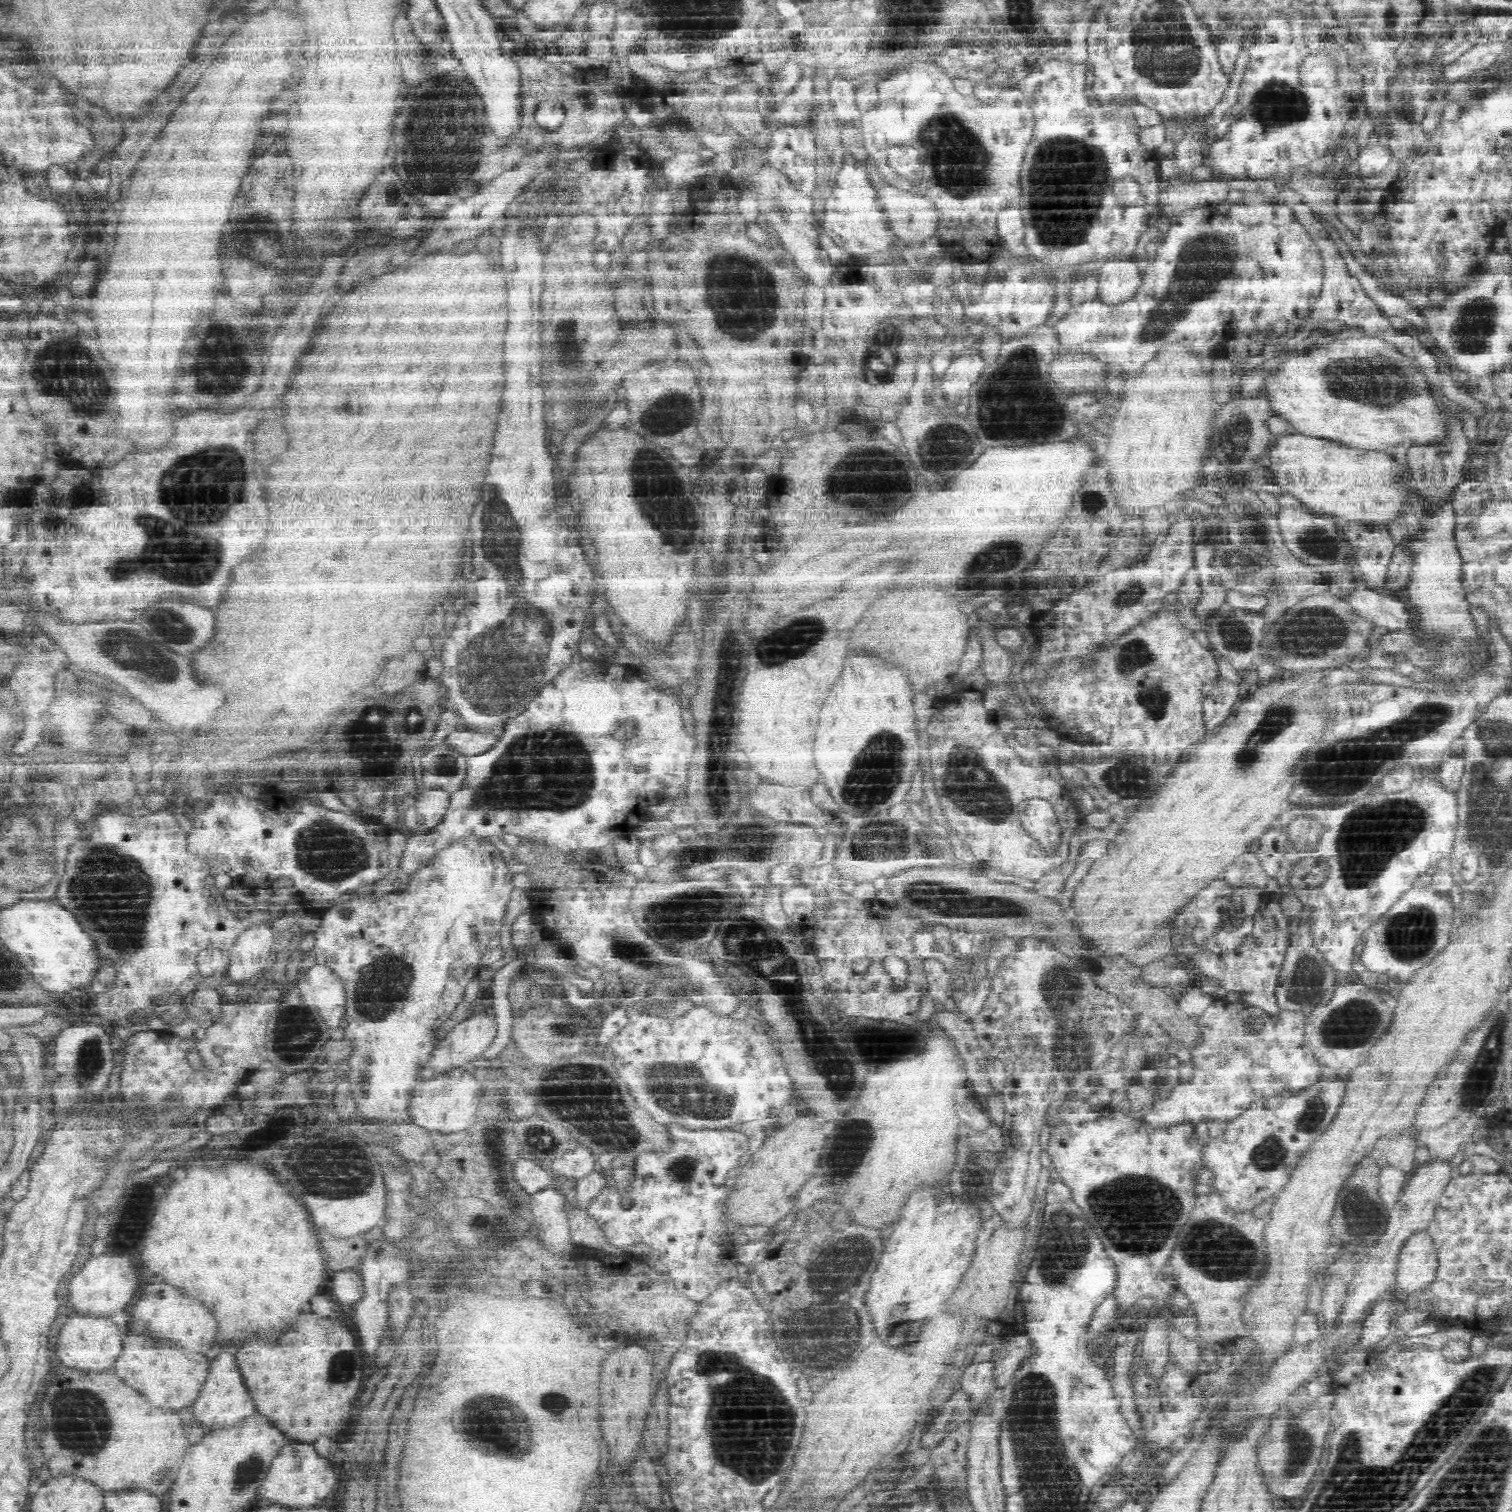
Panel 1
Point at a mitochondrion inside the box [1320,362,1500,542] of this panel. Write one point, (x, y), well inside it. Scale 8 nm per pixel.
(1376, 387)

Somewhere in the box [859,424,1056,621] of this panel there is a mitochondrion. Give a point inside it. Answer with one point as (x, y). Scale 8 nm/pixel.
(1006, 554)

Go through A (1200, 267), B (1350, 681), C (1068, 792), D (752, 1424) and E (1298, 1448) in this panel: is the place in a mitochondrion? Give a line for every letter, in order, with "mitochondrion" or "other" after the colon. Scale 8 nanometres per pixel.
A: mitochondrion
B: other
C: other
D: mitochondrion
E: mitochondrion

